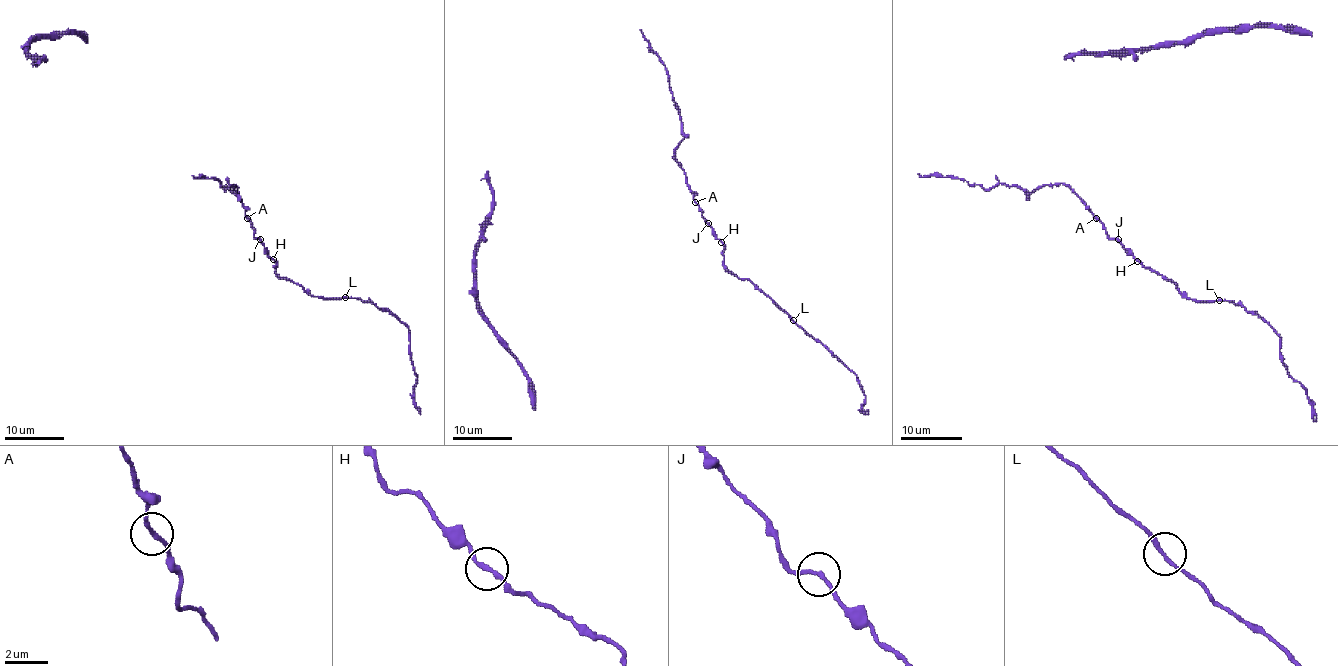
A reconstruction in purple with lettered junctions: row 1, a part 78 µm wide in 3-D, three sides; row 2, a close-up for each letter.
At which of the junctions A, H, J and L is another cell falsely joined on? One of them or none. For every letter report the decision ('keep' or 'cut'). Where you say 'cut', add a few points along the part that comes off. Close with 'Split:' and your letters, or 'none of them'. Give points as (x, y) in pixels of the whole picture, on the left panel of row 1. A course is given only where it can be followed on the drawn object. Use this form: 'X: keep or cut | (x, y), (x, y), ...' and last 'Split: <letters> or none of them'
A: keep
H: keep
J: keep
L: cut | (345, 298), (372, 301), (379, 308), (388, 308), (408, 329), (413, 370), (417, 376), (414, 405), (420, 414)
Split: L

